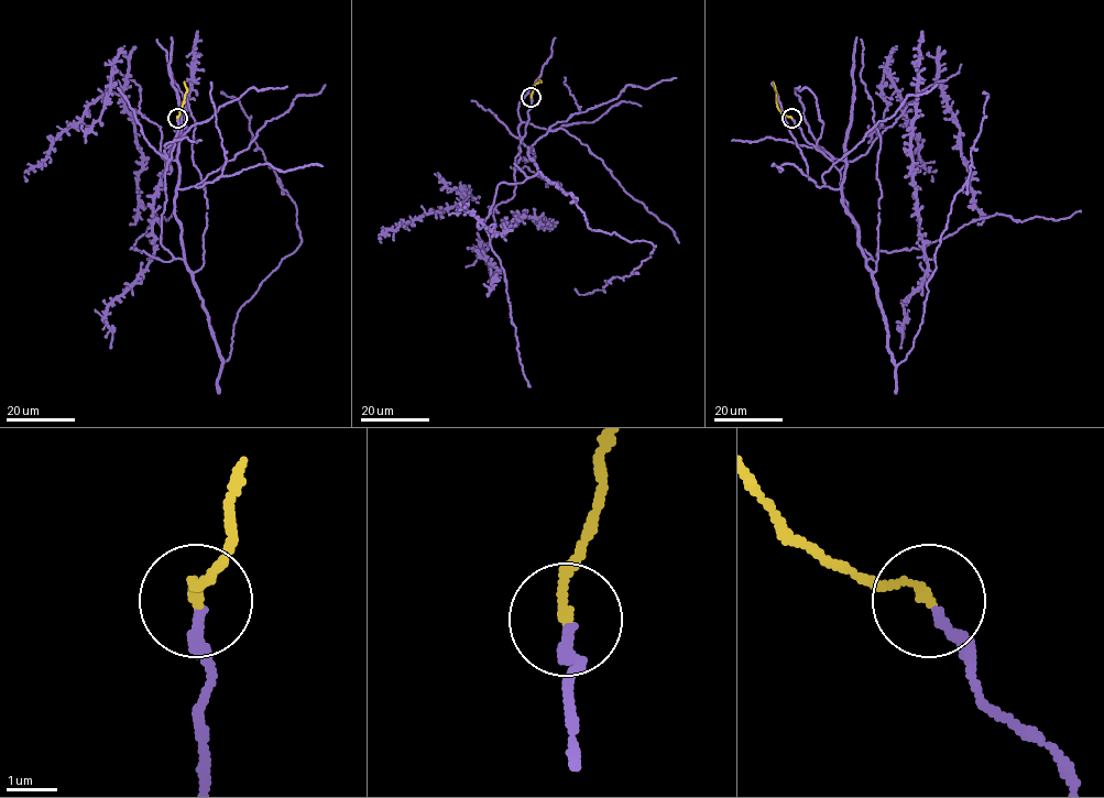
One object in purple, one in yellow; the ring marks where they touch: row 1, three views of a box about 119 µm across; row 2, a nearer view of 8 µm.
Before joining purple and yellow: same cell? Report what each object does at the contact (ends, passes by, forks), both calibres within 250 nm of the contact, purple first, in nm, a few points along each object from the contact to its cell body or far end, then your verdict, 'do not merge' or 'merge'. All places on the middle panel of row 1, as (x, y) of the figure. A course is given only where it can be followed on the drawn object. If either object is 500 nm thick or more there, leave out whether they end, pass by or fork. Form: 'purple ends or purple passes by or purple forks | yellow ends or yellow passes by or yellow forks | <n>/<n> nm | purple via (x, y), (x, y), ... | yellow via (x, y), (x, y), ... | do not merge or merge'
purple ends | yellow ends | 220/190 nm | purple via (532, 98), (515, 164), (569, 193), (591, 229), (655, 246), (629, 276), (588, 294), (575, 288) | yellow via (532, 97), (535, 84), (540, 82), (538, 79) | merge

